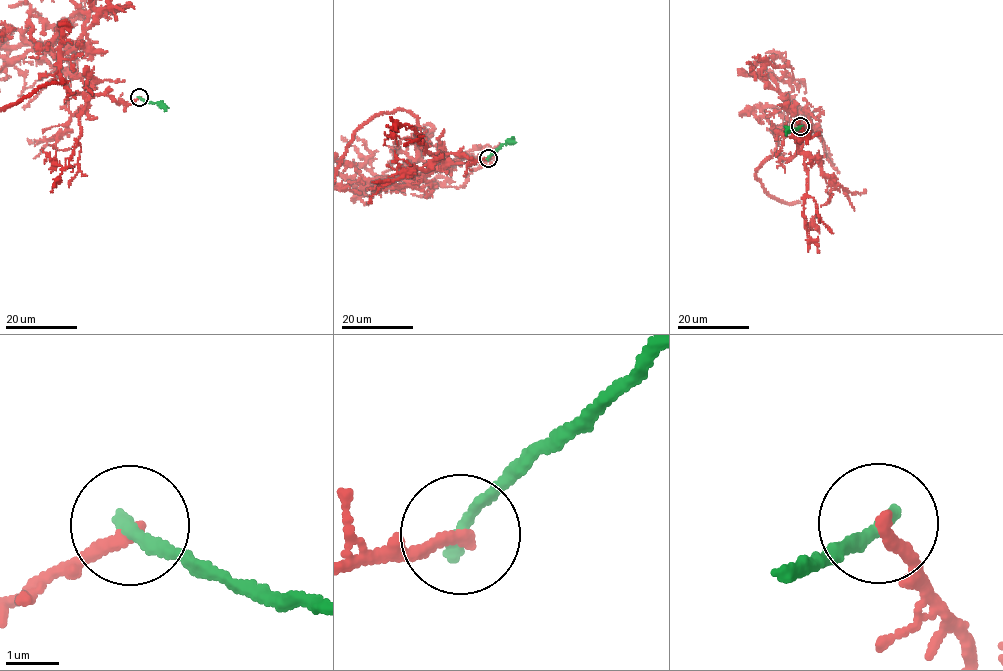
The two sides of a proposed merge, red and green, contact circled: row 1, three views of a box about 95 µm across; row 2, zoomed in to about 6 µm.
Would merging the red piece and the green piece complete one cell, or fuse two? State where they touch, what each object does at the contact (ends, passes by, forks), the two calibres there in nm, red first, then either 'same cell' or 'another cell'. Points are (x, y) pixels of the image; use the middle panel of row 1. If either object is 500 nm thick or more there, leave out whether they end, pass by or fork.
at (488, 158); red ends there; green ends there; 220 nm thick on the red side, 260 nm on the other; another cell

